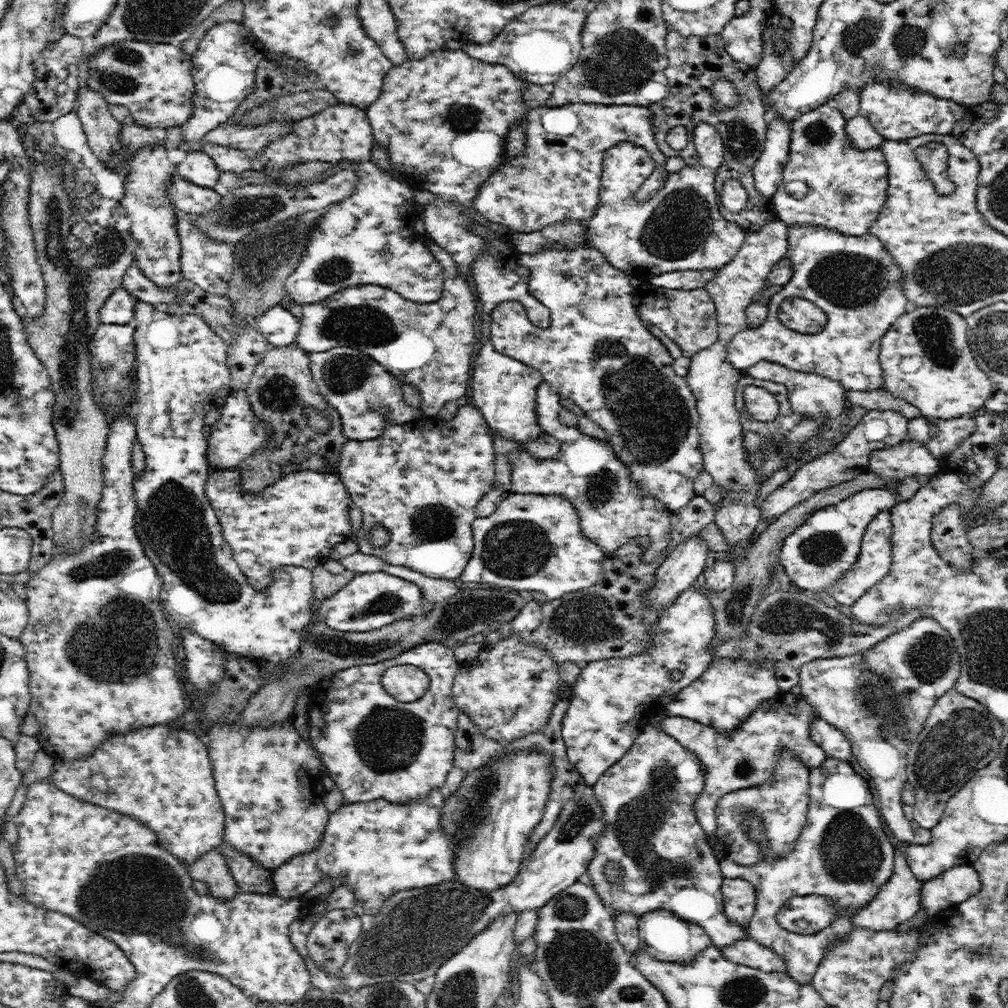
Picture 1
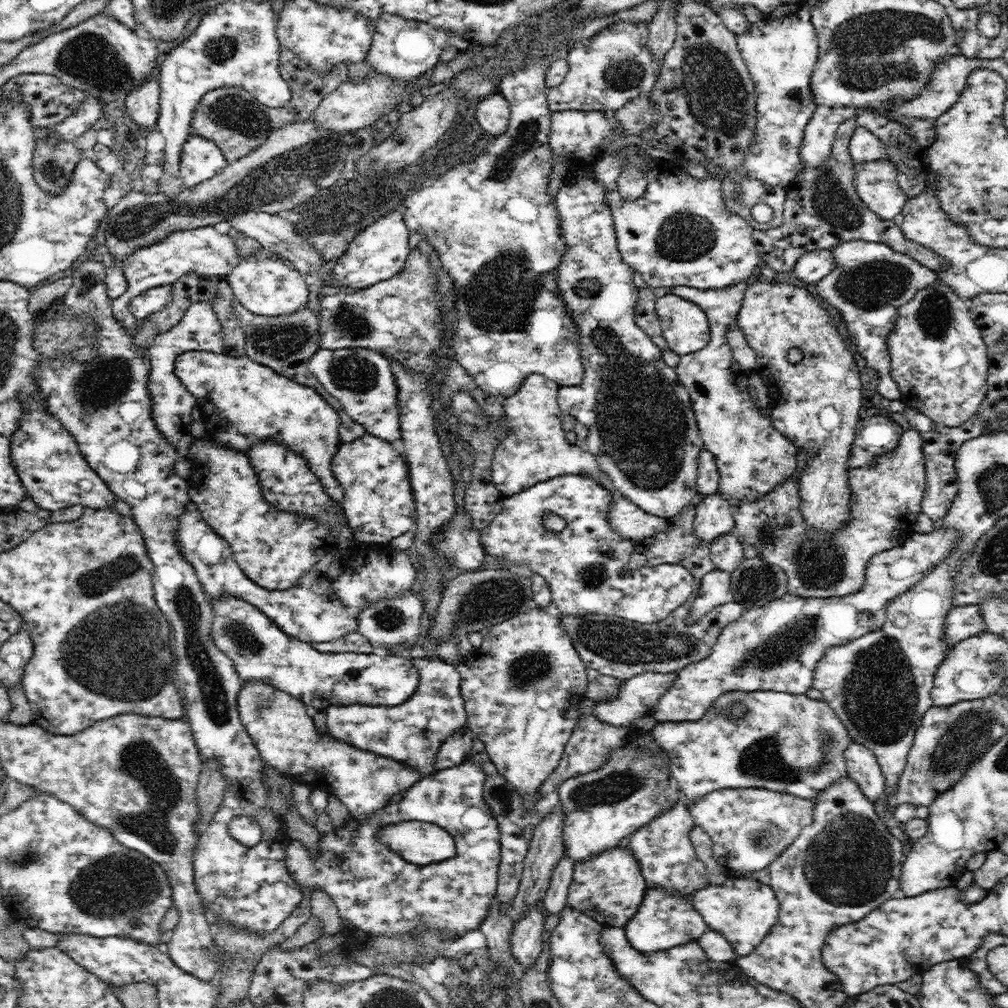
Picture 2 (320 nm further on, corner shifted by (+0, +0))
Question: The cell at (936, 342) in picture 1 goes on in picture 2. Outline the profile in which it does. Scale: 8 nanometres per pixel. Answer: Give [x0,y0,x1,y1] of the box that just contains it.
[888,283,989,428]

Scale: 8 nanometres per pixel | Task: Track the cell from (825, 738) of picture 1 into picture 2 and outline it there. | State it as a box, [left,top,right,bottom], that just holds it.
[844,742,884,803]

